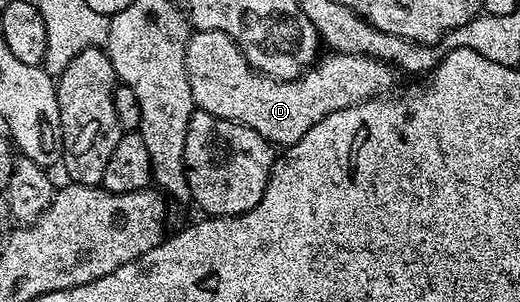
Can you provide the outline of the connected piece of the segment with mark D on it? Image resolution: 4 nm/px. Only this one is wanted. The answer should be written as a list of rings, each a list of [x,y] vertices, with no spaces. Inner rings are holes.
[[[196,29],[188,38],[186,47],[186,71],[190,79],[193,106],[201,113],[209,113],[227,121],[237,121],[240,125],[258,131],[276,147],[287,147],[298,143],[314,123],[326,119],[334,111],[342,111],[351,105],[379,98],[398,76],[397,70],[384,61],[375,61],[362,53],[342,53],[332,51],[329,57],[321,56],[315,66],[295,77],[293,81],[281,81],[275,77],[266,77],[252,68],[244,58],[242,51],[226,35],[217,29]]]

